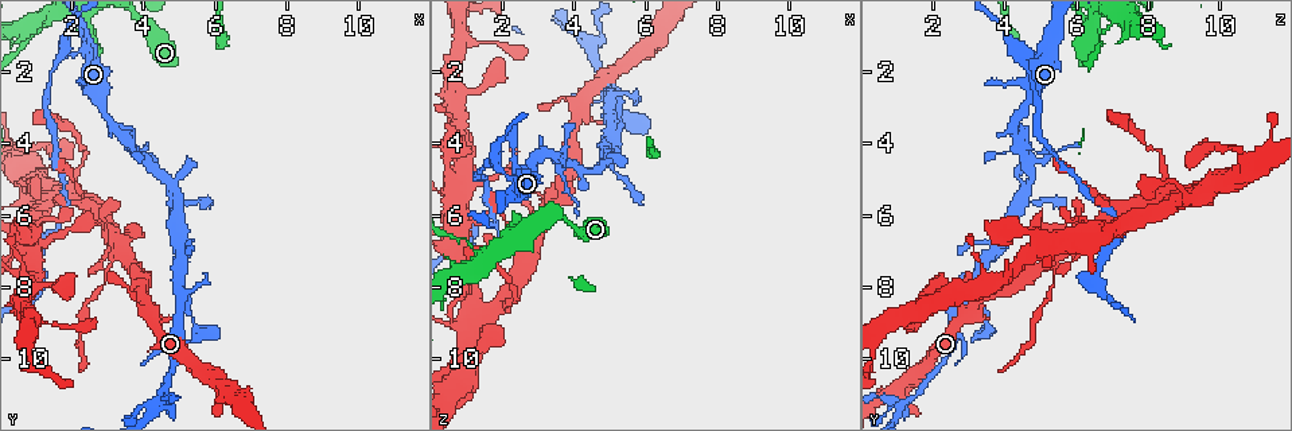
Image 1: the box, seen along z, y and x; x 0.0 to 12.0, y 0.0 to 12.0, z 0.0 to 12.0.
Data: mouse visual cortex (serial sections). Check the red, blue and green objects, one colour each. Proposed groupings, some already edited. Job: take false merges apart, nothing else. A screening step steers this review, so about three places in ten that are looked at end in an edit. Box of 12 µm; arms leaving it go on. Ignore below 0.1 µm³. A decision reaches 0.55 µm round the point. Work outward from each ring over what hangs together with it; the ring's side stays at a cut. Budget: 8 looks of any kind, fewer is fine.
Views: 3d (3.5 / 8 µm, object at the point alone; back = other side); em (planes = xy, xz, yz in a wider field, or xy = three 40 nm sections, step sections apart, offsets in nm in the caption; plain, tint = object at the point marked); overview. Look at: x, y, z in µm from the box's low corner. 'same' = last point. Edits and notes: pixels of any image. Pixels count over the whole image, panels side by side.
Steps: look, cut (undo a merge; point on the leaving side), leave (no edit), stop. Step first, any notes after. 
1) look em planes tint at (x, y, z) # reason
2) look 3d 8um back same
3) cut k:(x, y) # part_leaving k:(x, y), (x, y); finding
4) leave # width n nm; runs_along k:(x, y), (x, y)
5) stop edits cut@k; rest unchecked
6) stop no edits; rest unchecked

look 3d 3.5um back at (5.5, 9.1, 3.6) # calibre changes

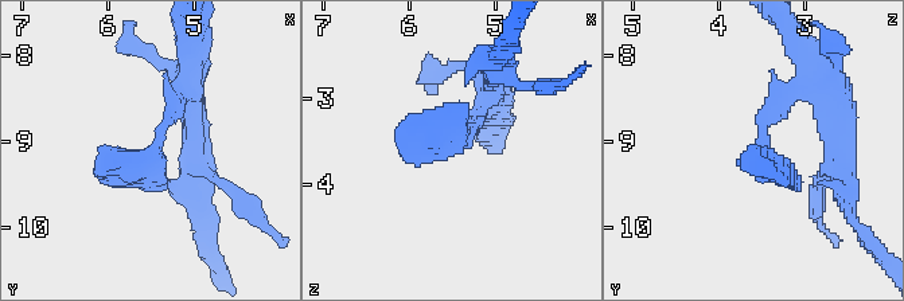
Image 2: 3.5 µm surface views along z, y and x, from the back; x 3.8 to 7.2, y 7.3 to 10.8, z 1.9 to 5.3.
look em xy step 3 tint at (5.50, 9.10, 3.55) # shape alone is not enough

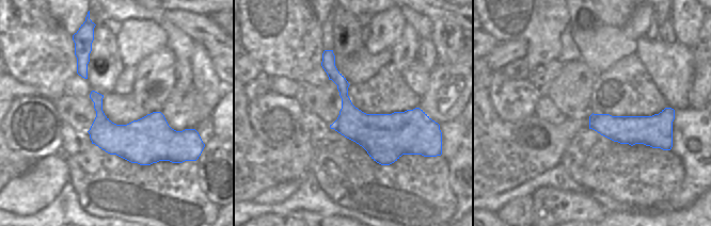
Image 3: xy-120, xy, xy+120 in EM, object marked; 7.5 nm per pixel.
leave # continuous, no second cell

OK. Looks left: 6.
look 3d 3.5um back at (3.5, 7.1, 5.4) # thin arm on a thick one

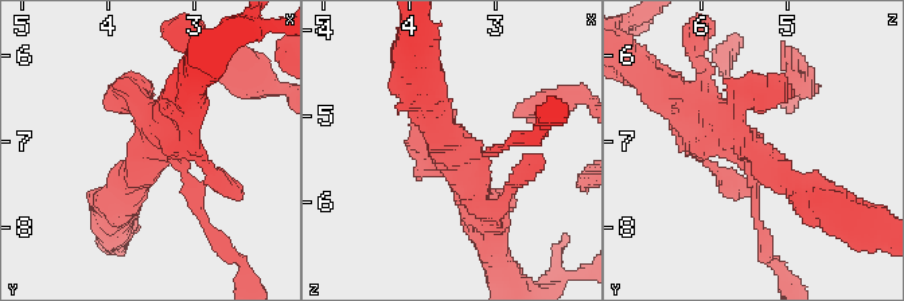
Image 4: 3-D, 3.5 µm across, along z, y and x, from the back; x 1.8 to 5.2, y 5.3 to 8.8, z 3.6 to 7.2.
look em xy step 1 tint at (3.45, 7.10, 5.45) # shape alone is not enough

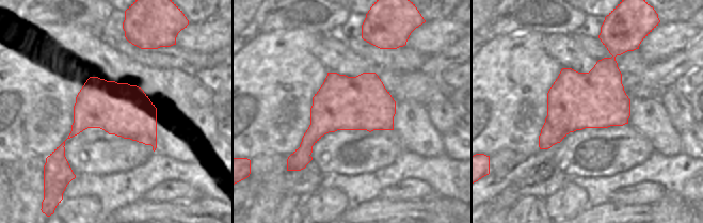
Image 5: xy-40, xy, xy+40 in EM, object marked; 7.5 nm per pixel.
cut 4:(203, 219) # part_leaving 4:(184, 178), (206, 227), (246, 276); two cells meet here

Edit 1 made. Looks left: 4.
look overview

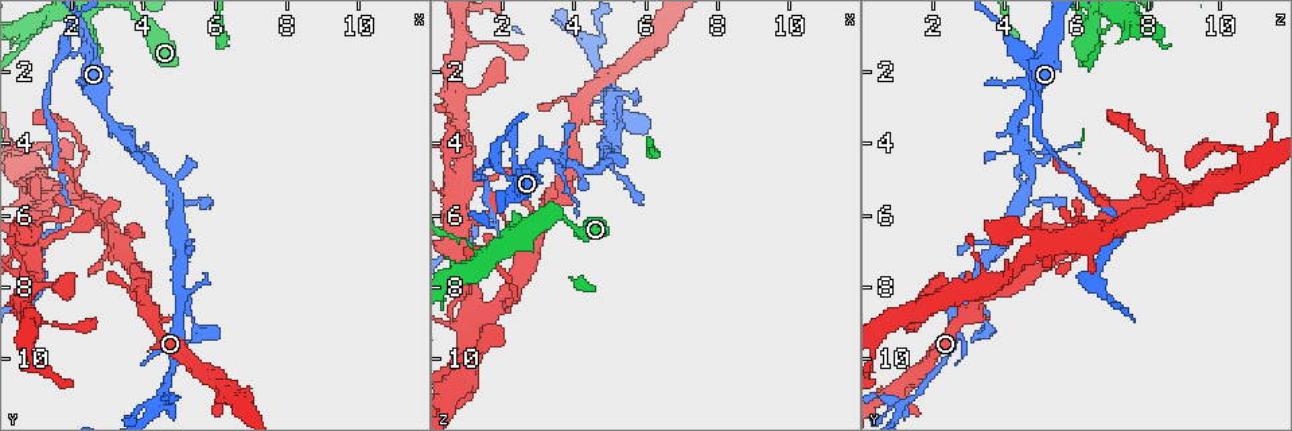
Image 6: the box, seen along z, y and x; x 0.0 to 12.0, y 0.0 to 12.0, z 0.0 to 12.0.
look 3d 3.5um at (1.8, 1.5, 4.6)

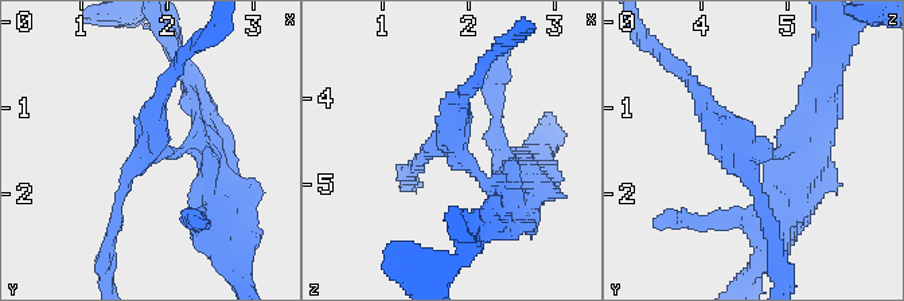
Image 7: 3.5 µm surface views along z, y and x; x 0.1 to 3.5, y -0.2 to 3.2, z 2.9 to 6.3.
look em xy step 3 tint at (1.80, 1.55, 4.60) # arms 3; arm_widths 150, 250, 300 nm

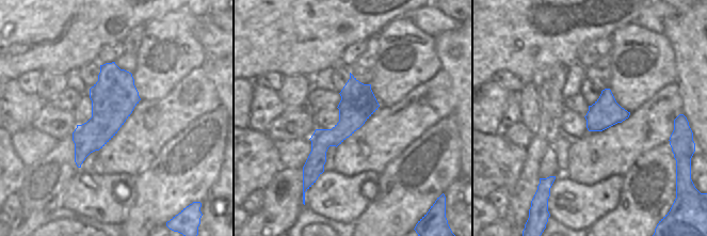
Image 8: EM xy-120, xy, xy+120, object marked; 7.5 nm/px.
cut 7:(755, 153) # part_leaving 7:(183, 151), (137, 163), (117, 221); a second cell is stuck on

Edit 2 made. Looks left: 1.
stop edits cut@4, cut@7; rest unchecked

